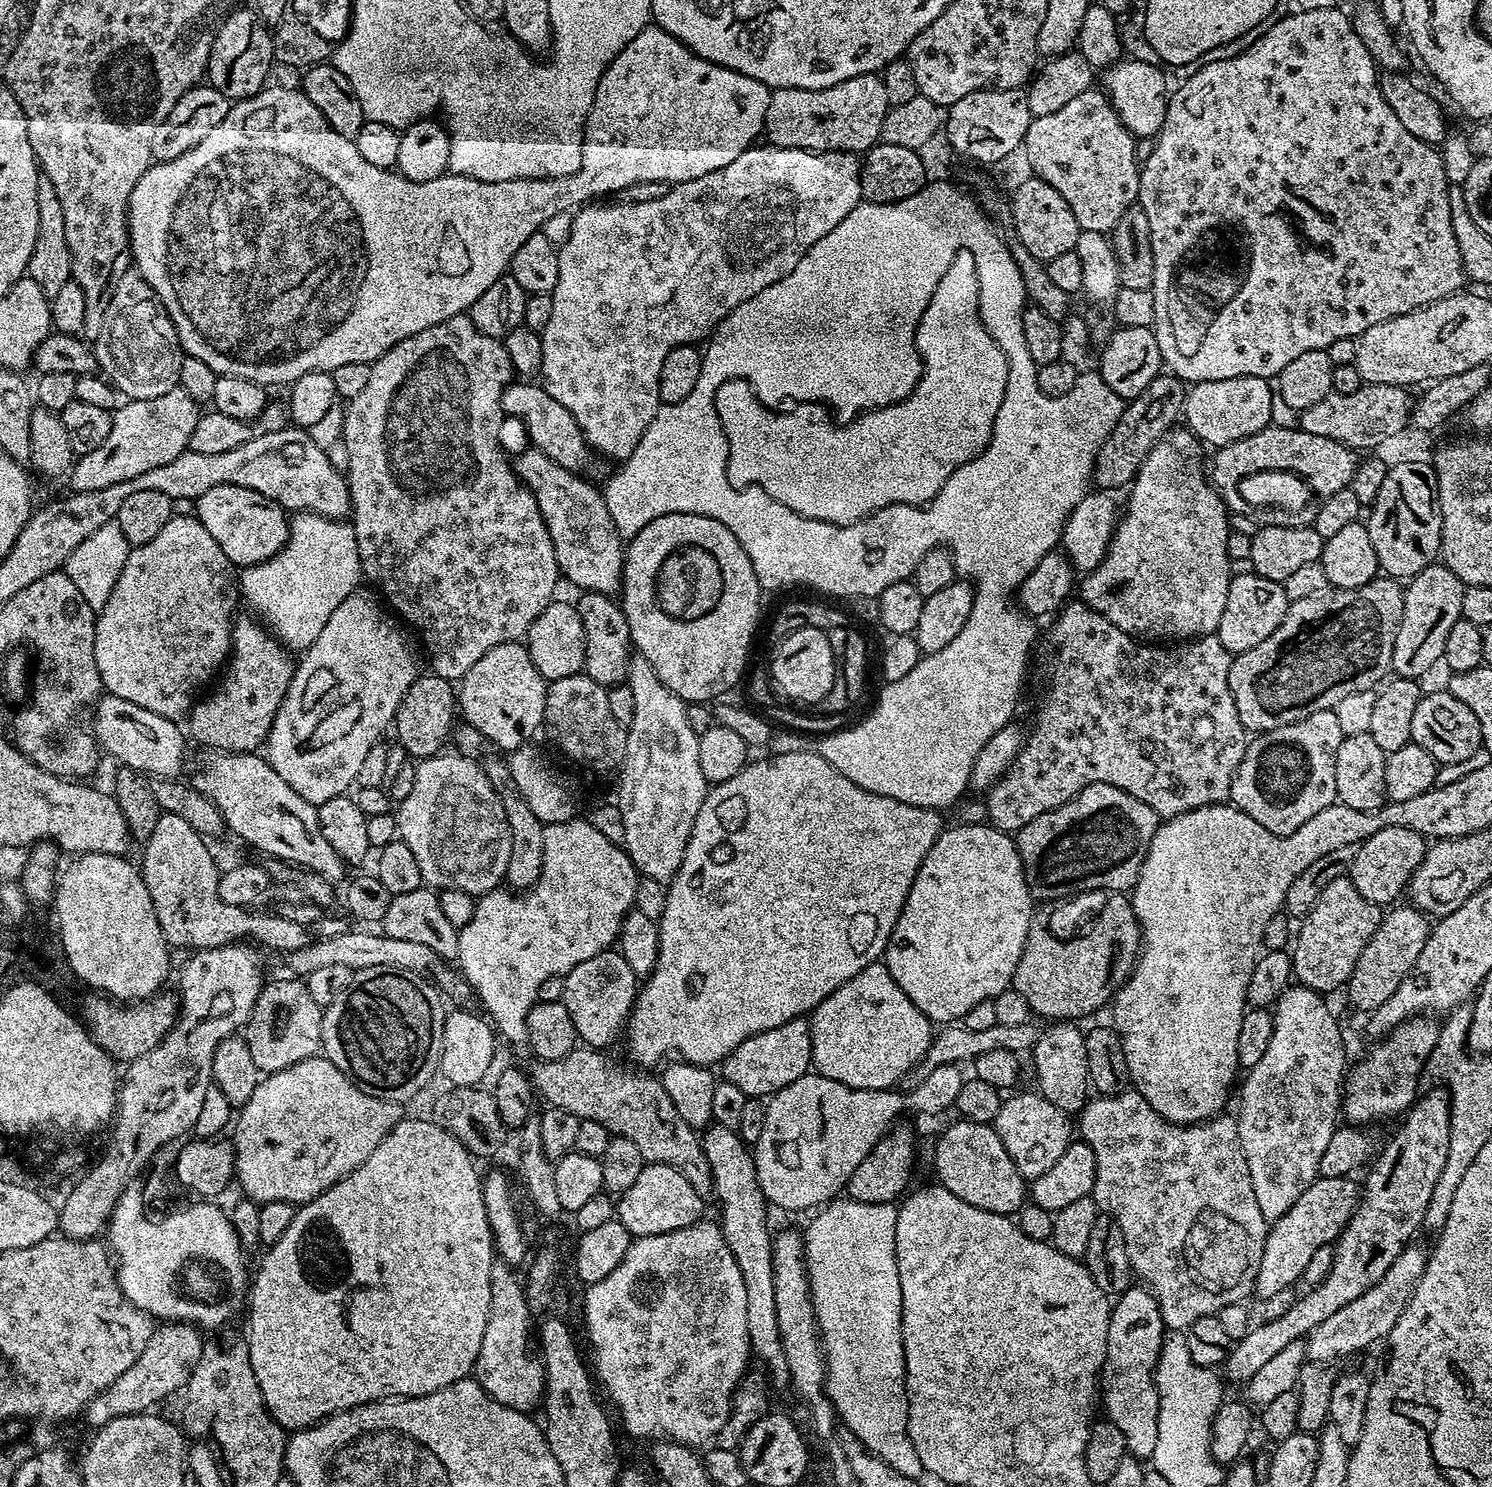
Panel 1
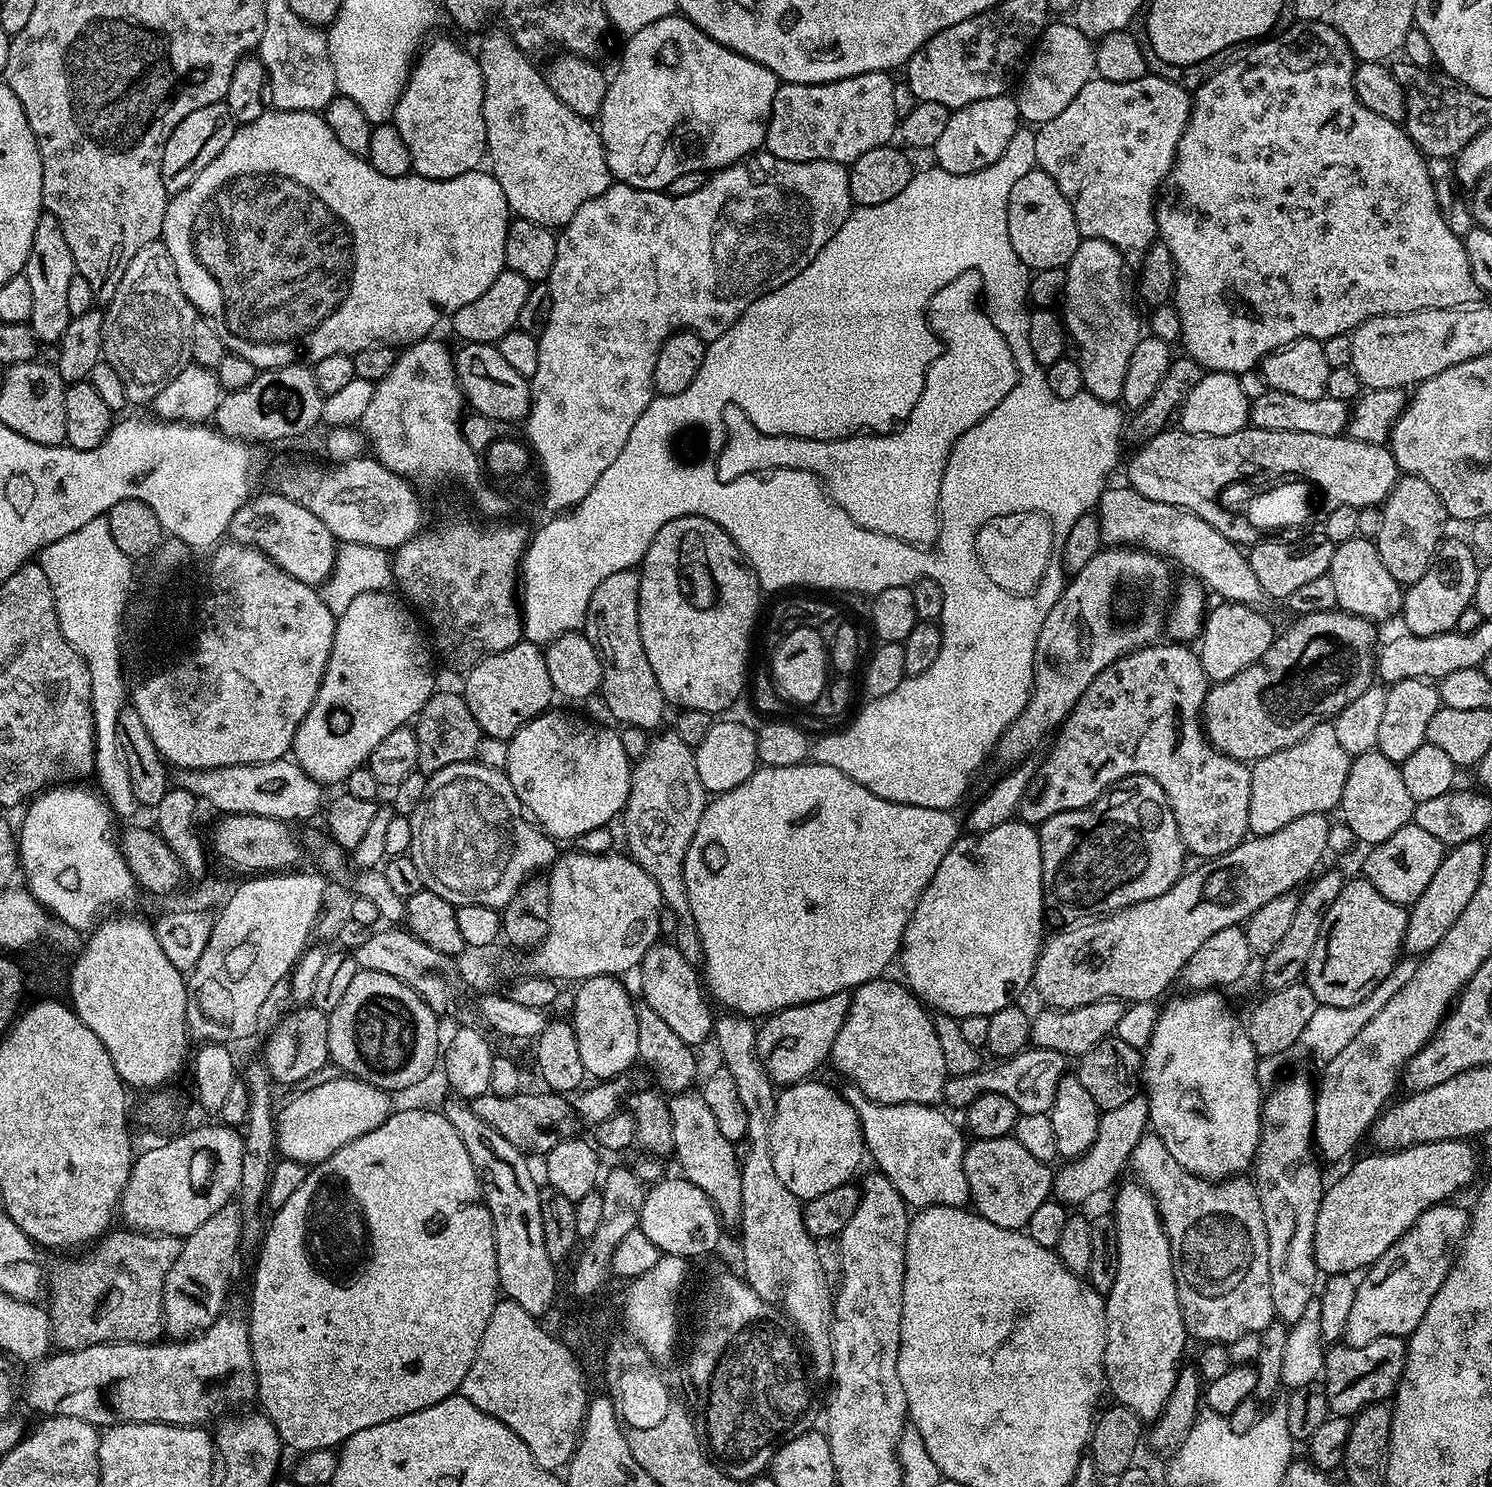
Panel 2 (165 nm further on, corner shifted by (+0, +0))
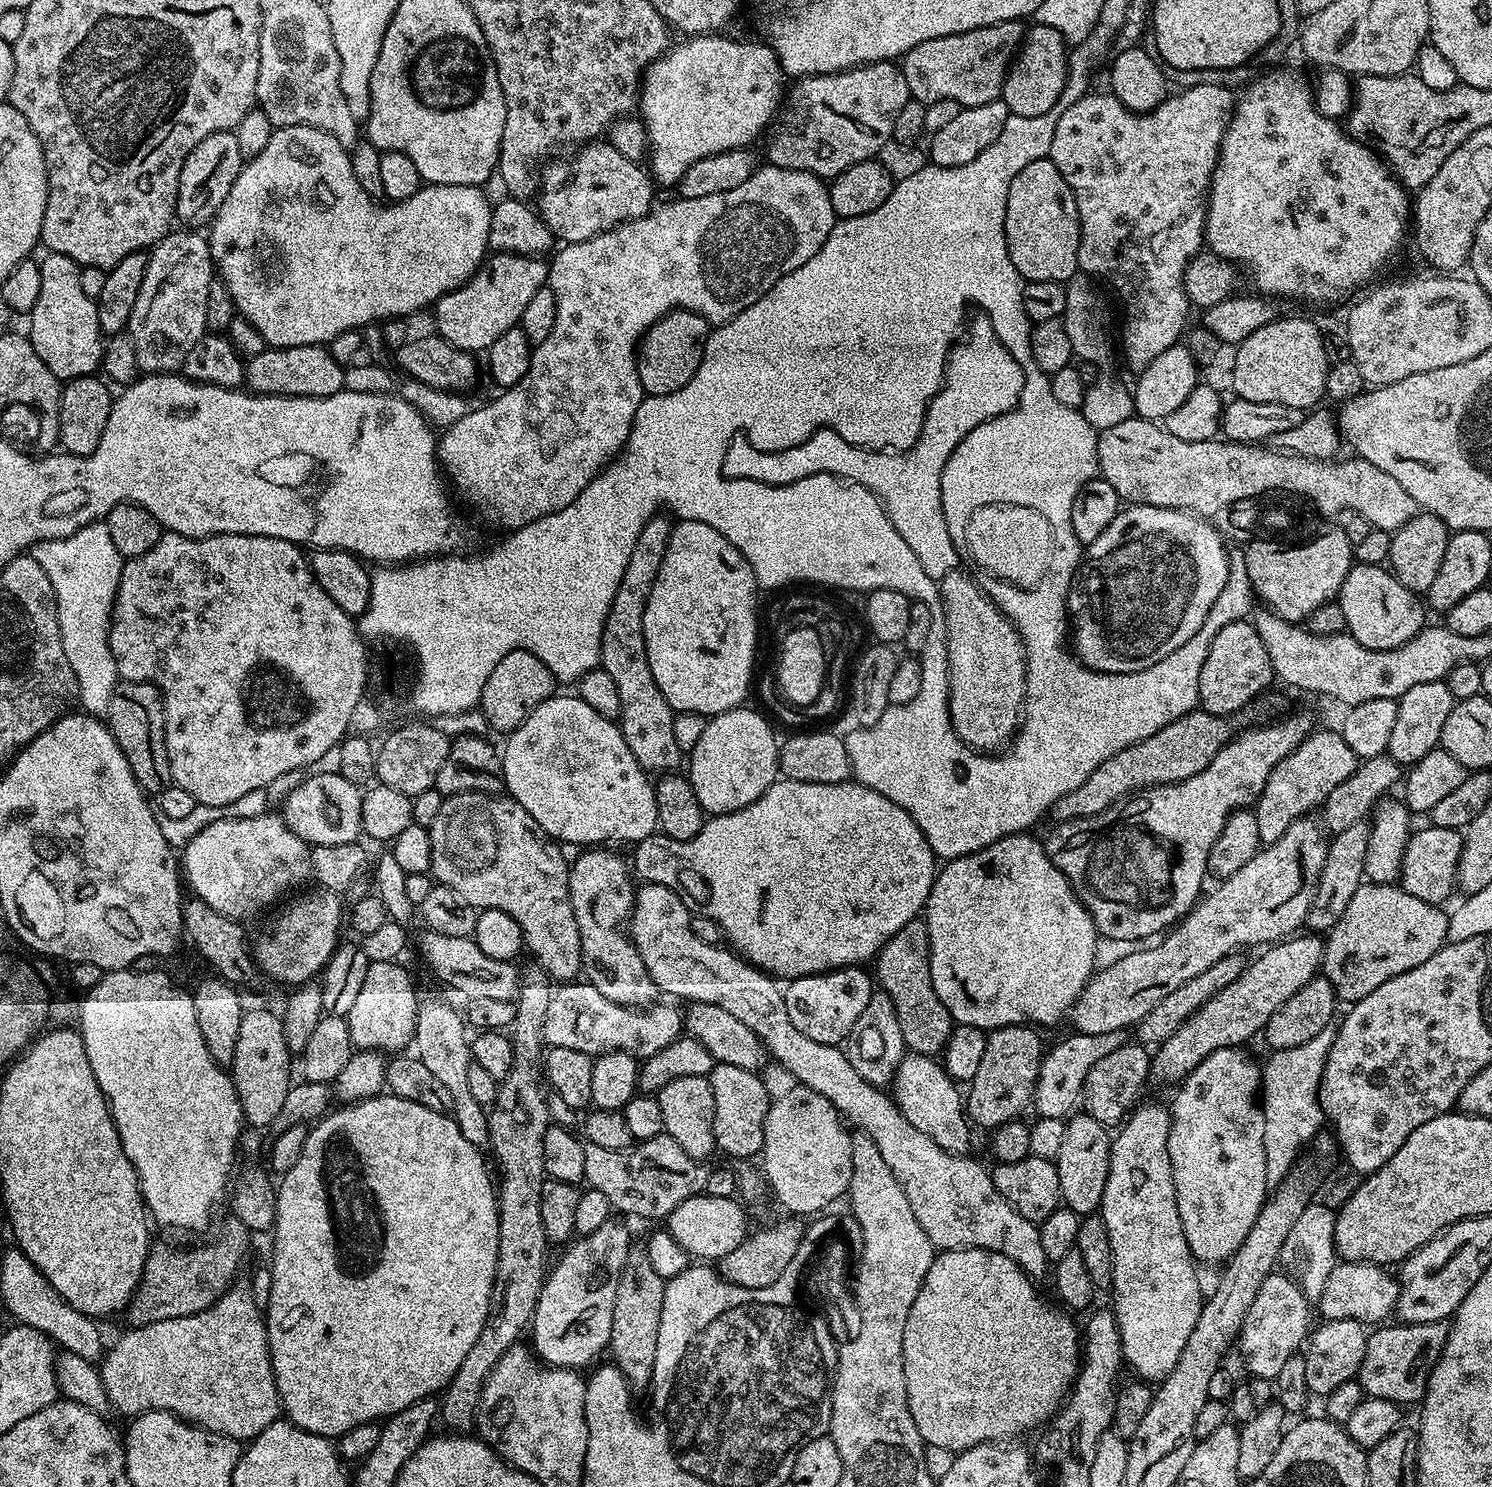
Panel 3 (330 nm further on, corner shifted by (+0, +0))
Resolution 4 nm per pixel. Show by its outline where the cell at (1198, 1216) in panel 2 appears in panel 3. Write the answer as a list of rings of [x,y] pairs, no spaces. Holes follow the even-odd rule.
[[[1273,1274],[1266,1278],[1266,1282],[1262,1282],[1238,1337],[1238,1348],[1240,1344],[1244,1364],[1252,1371],[1253,1377],[1275,1381],[1282,1366],[1286,1366],[1286,1361],[1305,1347],[1314,1324],[1314,1319],[1308,1313],[1308,1305],[1310,1300],[1291,1275]]]

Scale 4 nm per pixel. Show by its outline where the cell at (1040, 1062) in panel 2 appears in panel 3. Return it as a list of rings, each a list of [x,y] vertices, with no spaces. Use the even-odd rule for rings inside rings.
[[[1073,1031],[1072,1036],[1060,1040],[1052,1049],[1043,1053],[1040,1069],[1036,1075],[1036,1085],[1032,1087],[1031,1107],[1036,1108],[1037,1117],[1058,1118],[1064,1120],[1073,1115],[1072,1103],[1077,1103],[1081,1095],[1086,1074],[1098,1063],[1098,1058],[1106,1058],[1110,1050],[1118,1050],[1123,1045],[1116,1036],[1103,1036],[1103,1034],[1082,1034]]]

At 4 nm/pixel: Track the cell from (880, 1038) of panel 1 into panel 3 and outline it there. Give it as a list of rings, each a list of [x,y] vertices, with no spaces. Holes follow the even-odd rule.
[[[908,1054],[892,1075],[890,1095],[896,1109],[904,1115],[906,1122],[910,1122],[910,1126],[922,1130],[926,1138],[934,1138],[934,1142],[938,1142],[942,1150],[962,1156],[972,1144],[973,1129],[966,1115],[961,1089],[959,1092],[956,1088],[959,1088],[957,1081],[945,1072],[939,1059]]]

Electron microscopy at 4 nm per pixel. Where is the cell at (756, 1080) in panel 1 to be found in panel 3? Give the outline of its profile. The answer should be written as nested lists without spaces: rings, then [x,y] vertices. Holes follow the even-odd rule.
[[[836,966],[833,969],[833,972],[812,970],[807,976],[798,976],[795,980],[787,981],[783,994],[790,1022],[794,1022],[794,1026],[802,1030],[806,1038],[840,1046],[847,1041],[858,1018],[862,1018],[862,1010],[866,1010],[866,1002],[870,1002],[874,991],[874,980],[860,966]]]

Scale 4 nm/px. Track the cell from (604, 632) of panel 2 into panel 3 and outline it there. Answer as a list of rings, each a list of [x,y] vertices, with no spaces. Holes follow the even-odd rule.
[[[664,514],[653,516],[646,522],[646,526],[642,526],[642,534],[638,534],[638,542],[634,542],[634,550],[626,562],[626,574],[622,574],[622,582],[618,582],[618,594],[614,594],[614,602],[610,602],[610,614],[606,614],[600,647],[600,663],[604,672],[614,678],[618,686],[618,698],[622,701],[618,721],[620,732],[626,738],[626,746],[630,746],[630,754],[638,758],[644,771],[649,774],[670,772],[679,769],[682,764],[678,742],[674,742],[674,713],[666,698],[662,698],[662,690],[658,690],[654,674],[650,674],[646,638],[642,630],[646,602],[650,598],[658,566],[662,566],[672,526],[673,521]]]

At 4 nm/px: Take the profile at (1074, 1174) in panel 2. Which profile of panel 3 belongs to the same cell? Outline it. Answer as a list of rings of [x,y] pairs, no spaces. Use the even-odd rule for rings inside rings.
[[[1296,934],[1265,947],[1261,951],[1264,953],[1253,964],[1251,961],[1237,980],[1230,982],[1230,986],[1218,990],[1218,994],[1214,994],[1214,998],[1210,998],[1210,1002],[1206,1002],[1190,1019],[1182,1022],[1182,1026],[1178,1026],[1178,1030],[1174,1030],[1174,1034],[1170,1034],[1170,1038],[1163,1040],[1151,1053],[1151,1083],[1153,1085],[1155,1083],[1179,1085],[1206,1057],[1214,1054],[1214,1050],[1238,1048],[1247,1045],[1247,1040],[1252,1040],[1255,1036],[1257,1039],[1263,1033],[1266,1022],[1270,1022],[1270,1014],[1274,1014],[1274,1010],[1278,1010],[1284,1002],[1293,998],[1298,990],[1311,982],[1321,971],[1324,959],[1324,940],[1316,934],[1304,935]]]

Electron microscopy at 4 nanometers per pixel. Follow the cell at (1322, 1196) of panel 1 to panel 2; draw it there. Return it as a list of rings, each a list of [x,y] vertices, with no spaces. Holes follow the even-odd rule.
[[[1443,1140],[1442,1142],[1426,1142],[1425,1144],[1415,1144],[1409,1148],[1400,1148],[1397,1152],[1377,1151],[1376,1156],[1364,1156],[1341,1180],[1336,1180],[1331,1185],[1325,1187],[1324,1197],[1320,1199],[1320,1209],[1318,1210],[1318,1222],[1314,1222],[1314,1258],[1316,1259],[1317,1269],[1328,1276],[1338,1276],[1341,1274],[1356,1274],[1361,1270],[1367,1269],[1374,1261],[1380,1260],[1402,1234],[1406,1234],[1415,1226],[1416,1220],[1427,1208],[1433,1204],[1442,1204],[1453,1199],[1452,1196],[1459,1188],[1464,1188],[1476,1176],[1476,1152],[1471,1148],[1468,1140]]]

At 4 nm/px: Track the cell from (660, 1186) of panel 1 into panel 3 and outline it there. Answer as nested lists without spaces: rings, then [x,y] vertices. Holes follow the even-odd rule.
[[[705,1194],[691,1196],[666,1217],[666,1230],[674,1238],[674,1242],[678,1242],[678,1246],[688,1252],[689,1257],[700,1262],[718,1262],[726,1254],[730,1254],[730,1250],[738,1250],[745,1236],[749,1235],[748,1220],[739,1206],[741,1207],[733,1197],[710,1197]]]

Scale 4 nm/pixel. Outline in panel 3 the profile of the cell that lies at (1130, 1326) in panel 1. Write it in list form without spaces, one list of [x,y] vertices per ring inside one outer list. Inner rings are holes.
[[[1144,1104],[1132,1109],[1123,1121],[1120,1133],[1115,1133],[1110,1150],[1106,1190],[1098,1215],[1106,1222],[1106,1234],[1110,1234],[1110,1250],[1114,1254],[1114,1278],[1110,1295],[1110,1311],[1116,1318],[1118,1334],[1122,1342],[1123,1363],[1137,1372],[1144,1382],[1163,1382],[1178,1366],[1186,1341],[1194,1334],[1198,1314],[1205,1297],[1200,1296],[1200,1276],[1196,1273],[1198,1261],[1192,1256],[1182,1230],[1182,1218],[1178,1214],[1178,1202],[1174,1190],[1174,1174],[1170,1166],[1170,1126],[1172,1114],[1160,1104]]]

